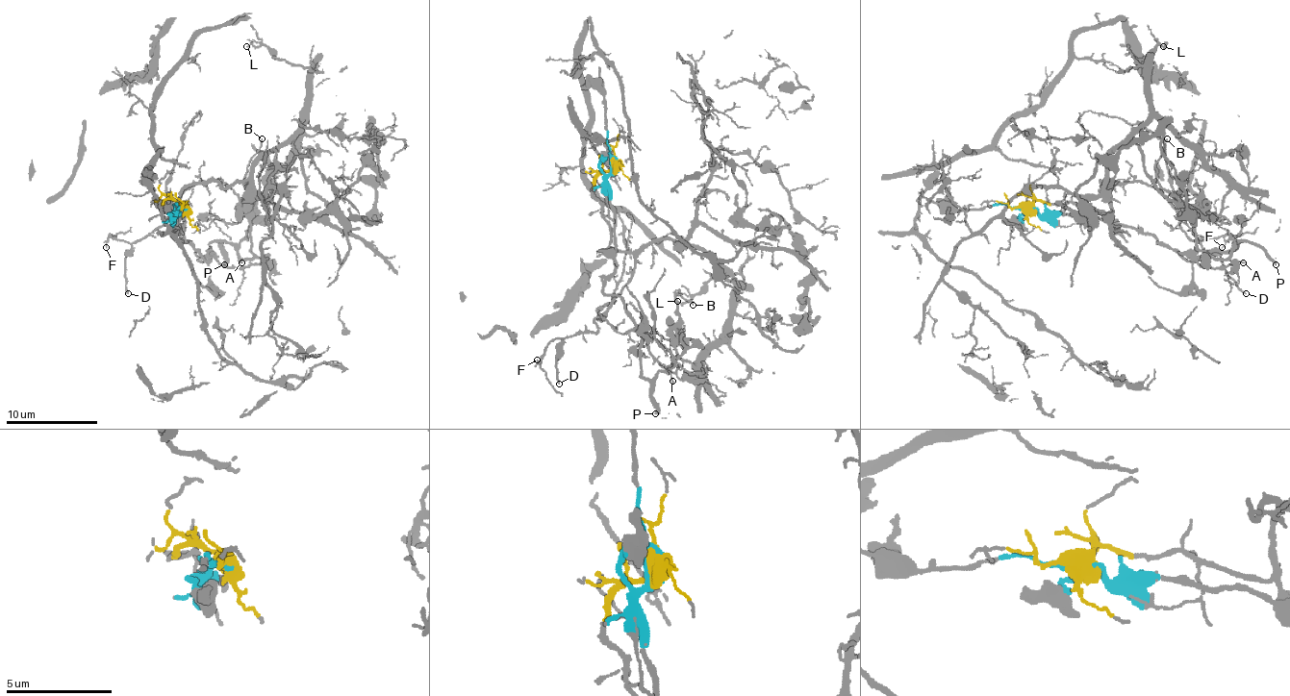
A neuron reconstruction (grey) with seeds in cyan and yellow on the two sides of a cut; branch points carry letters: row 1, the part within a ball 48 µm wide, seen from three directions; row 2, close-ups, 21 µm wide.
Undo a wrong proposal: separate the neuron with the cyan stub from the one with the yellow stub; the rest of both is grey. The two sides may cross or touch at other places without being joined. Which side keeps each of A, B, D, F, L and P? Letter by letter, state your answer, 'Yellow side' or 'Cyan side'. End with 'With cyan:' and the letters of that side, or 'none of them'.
A: Cyan side
B: Cyan side
D: Yellow side
F: Yellow side
L: Yellow side
P: Cyan side
With cyan: A, B, P

